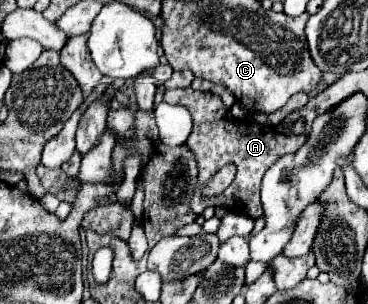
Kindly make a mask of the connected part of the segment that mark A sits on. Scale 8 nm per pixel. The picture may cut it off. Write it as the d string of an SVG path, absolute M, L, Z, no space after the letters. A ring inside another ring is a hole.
M176 88L176 90L164 90L164 102L170 104L180 104L188 108L194 120L194 128L186 140L186 144L196 152L198 158L198 168L200 168L200 186L204 186L214 174L216 168L222 168L224 164L234 162L238 168L238 174L230 188L214 198L198 198L194 194L192 208L196 214L200 214L208 204L210 206L226 206L228 210L244 212L250 218L260 218L262 216L262 206L260 206L260 182L268 166L272 166L280 156L296 152L306 136L284 136L274 132L270 126L260 126L260 124L250 124L244 128L236 128L236 122L230 114L230 110L222 104L222 100L210 92L196 92L192 88Z

